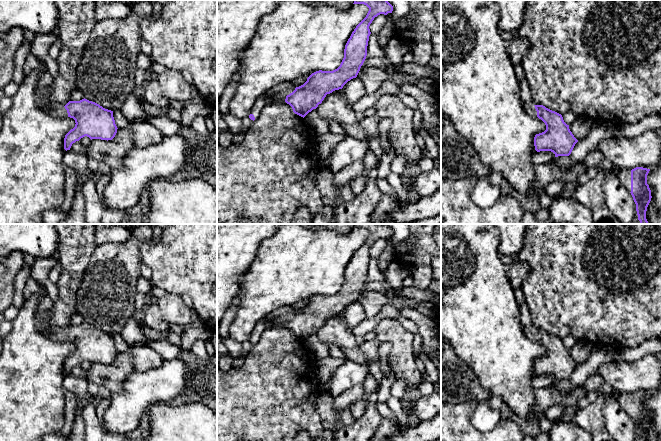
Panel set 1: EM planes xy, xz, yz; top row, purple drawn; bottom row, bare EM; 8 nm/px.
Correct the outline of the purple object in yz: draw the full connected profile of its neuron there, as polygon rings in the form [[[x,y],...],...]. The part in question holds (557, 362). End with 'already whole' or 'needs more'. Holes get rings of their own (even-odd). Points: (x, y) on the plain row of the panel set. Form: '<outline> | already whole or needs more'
[[[523,326],[522,330],[527,338],[538,341],[546,349],[546,354],[534,361],[535,374],[551,375],[555,381],[569,380],[578,364],[570,355],[569,349],[564,346],[562,339],[543,329],[530,326]]] | needs more

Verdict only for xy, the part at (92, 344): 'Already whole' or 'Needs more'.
Needs more

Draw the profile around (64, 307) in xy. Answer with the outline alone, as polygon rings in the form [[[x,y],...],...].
[[[55,224],[58,233],[58,248],[56,257],[62,265],[62,271],[58,282],[58,298],[53,302],[50,312],[50,325],[60,330],[65,330],[70,325],[70,318],[77,313],[76,292],[79,289],[84,274],[89,265],[91,255],[96,249],[95,242],[95,224]]]

